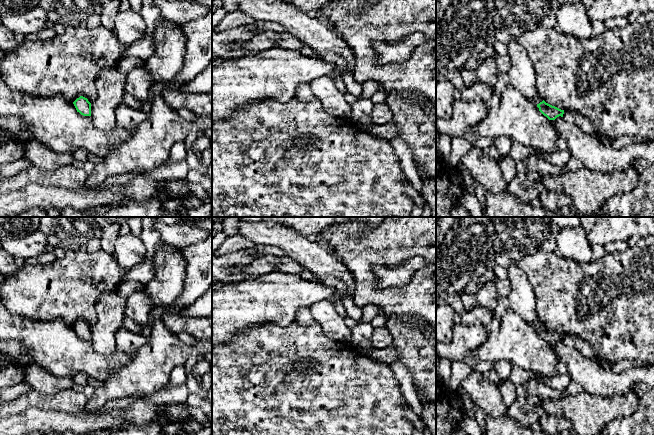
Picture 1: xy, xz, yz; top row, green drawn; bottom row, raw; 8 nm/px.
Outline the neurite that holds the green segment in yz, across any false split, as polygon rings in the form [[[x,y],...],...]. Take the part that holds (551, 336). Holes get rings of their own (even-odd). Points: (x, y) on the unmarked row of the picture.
[[[538,317],[537,322],[534,324],[534,327],[539,332],[539,335],[546,340],[549,344],[555,344],[557,341],[561,340],[563,341],[564,334],[561,334],[555,330],[552,330],[548,327],[546,327],[543,324],[543,321],[540,317]]]

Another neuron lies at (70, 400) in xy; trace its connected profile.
[[[75,387],[59,391],[54,395],[44,395],[32,389],[15,400],[2,403],[0,419],[25,414],[29,408],[75,414],[84,410],[87,400],[88,398]]]

